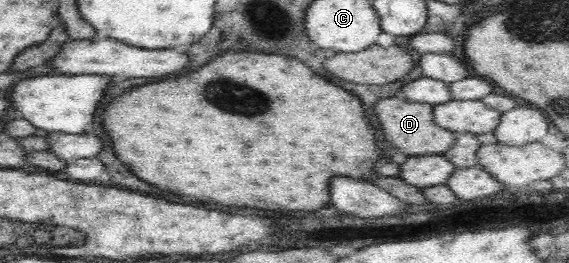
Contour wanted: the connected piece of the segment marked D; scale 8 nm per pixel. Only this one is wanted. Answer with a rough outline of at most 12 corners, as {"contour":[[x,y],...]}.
{"contour":[[382,98],[375,116],[393,150],[442,155],[458,132],[434,105]]}

